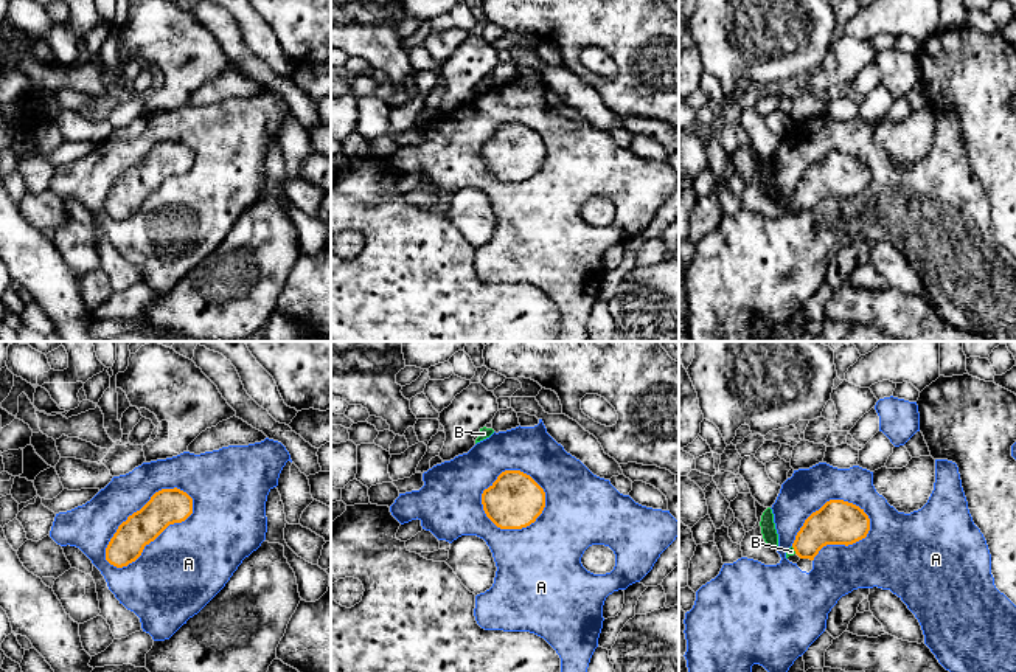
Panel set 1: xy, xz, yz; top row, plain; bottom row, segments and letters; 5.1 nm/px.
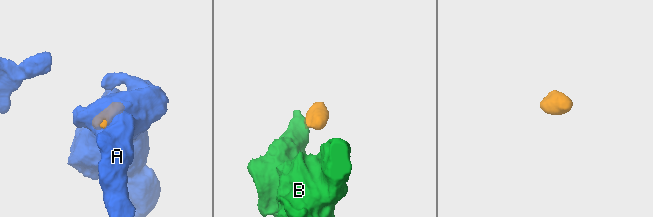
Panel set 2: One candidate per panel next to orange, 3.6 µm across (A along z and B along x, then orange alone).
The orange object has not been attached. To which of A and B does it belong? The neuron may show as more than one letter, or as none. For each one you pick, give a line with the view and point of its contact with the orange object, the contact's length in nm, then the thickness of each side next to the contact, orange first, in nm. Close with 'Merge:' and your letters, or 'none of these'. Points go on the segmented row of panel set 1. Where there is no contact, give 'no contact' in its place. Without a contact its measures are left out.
B: meets orange in yz at (794, 550); contact 50 nm long; 220 nm thick on the orange side, 40 nm on the other
Merge: B

